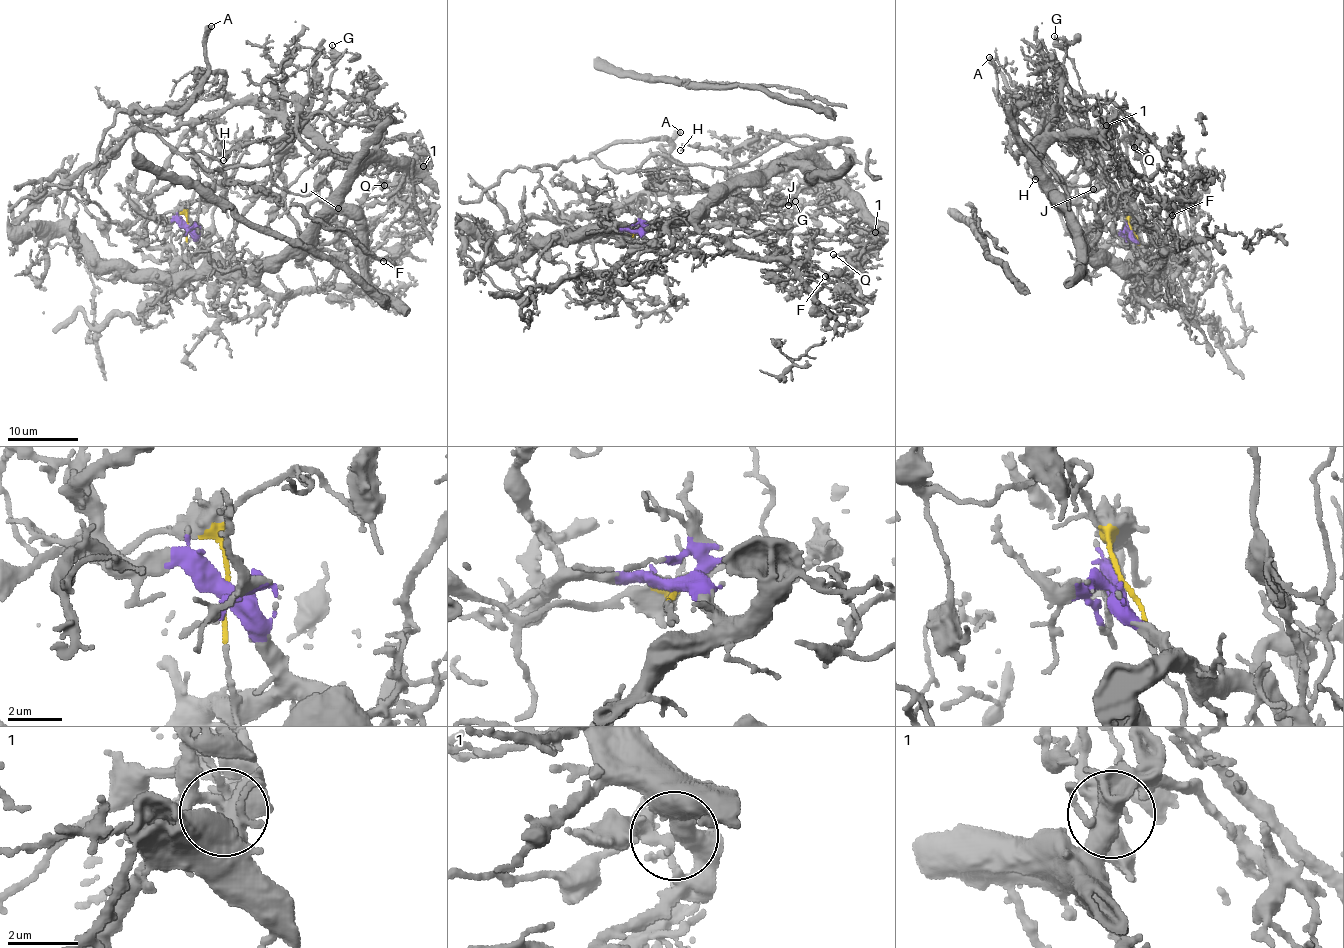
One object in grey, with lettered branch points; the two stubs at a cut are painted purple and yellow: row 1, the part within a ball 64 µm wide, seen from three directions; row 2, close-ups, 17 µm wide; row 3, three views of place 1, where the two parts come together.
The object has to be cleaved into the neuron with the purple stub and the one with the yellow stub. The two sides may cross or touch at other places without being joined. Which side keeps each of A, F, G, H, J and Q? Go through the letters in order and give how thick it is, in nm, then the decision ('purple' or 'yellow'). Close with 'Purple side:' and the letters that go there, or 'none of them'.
A: 500 nm thick; yellow
F: 180 nm thick; yellow
G: 160 nm thick; yellow
H: 170 nm thick; purple
J: 180 nm thick; purple
Q: 240 nm thick; purple
Purple side: H, J, Q

